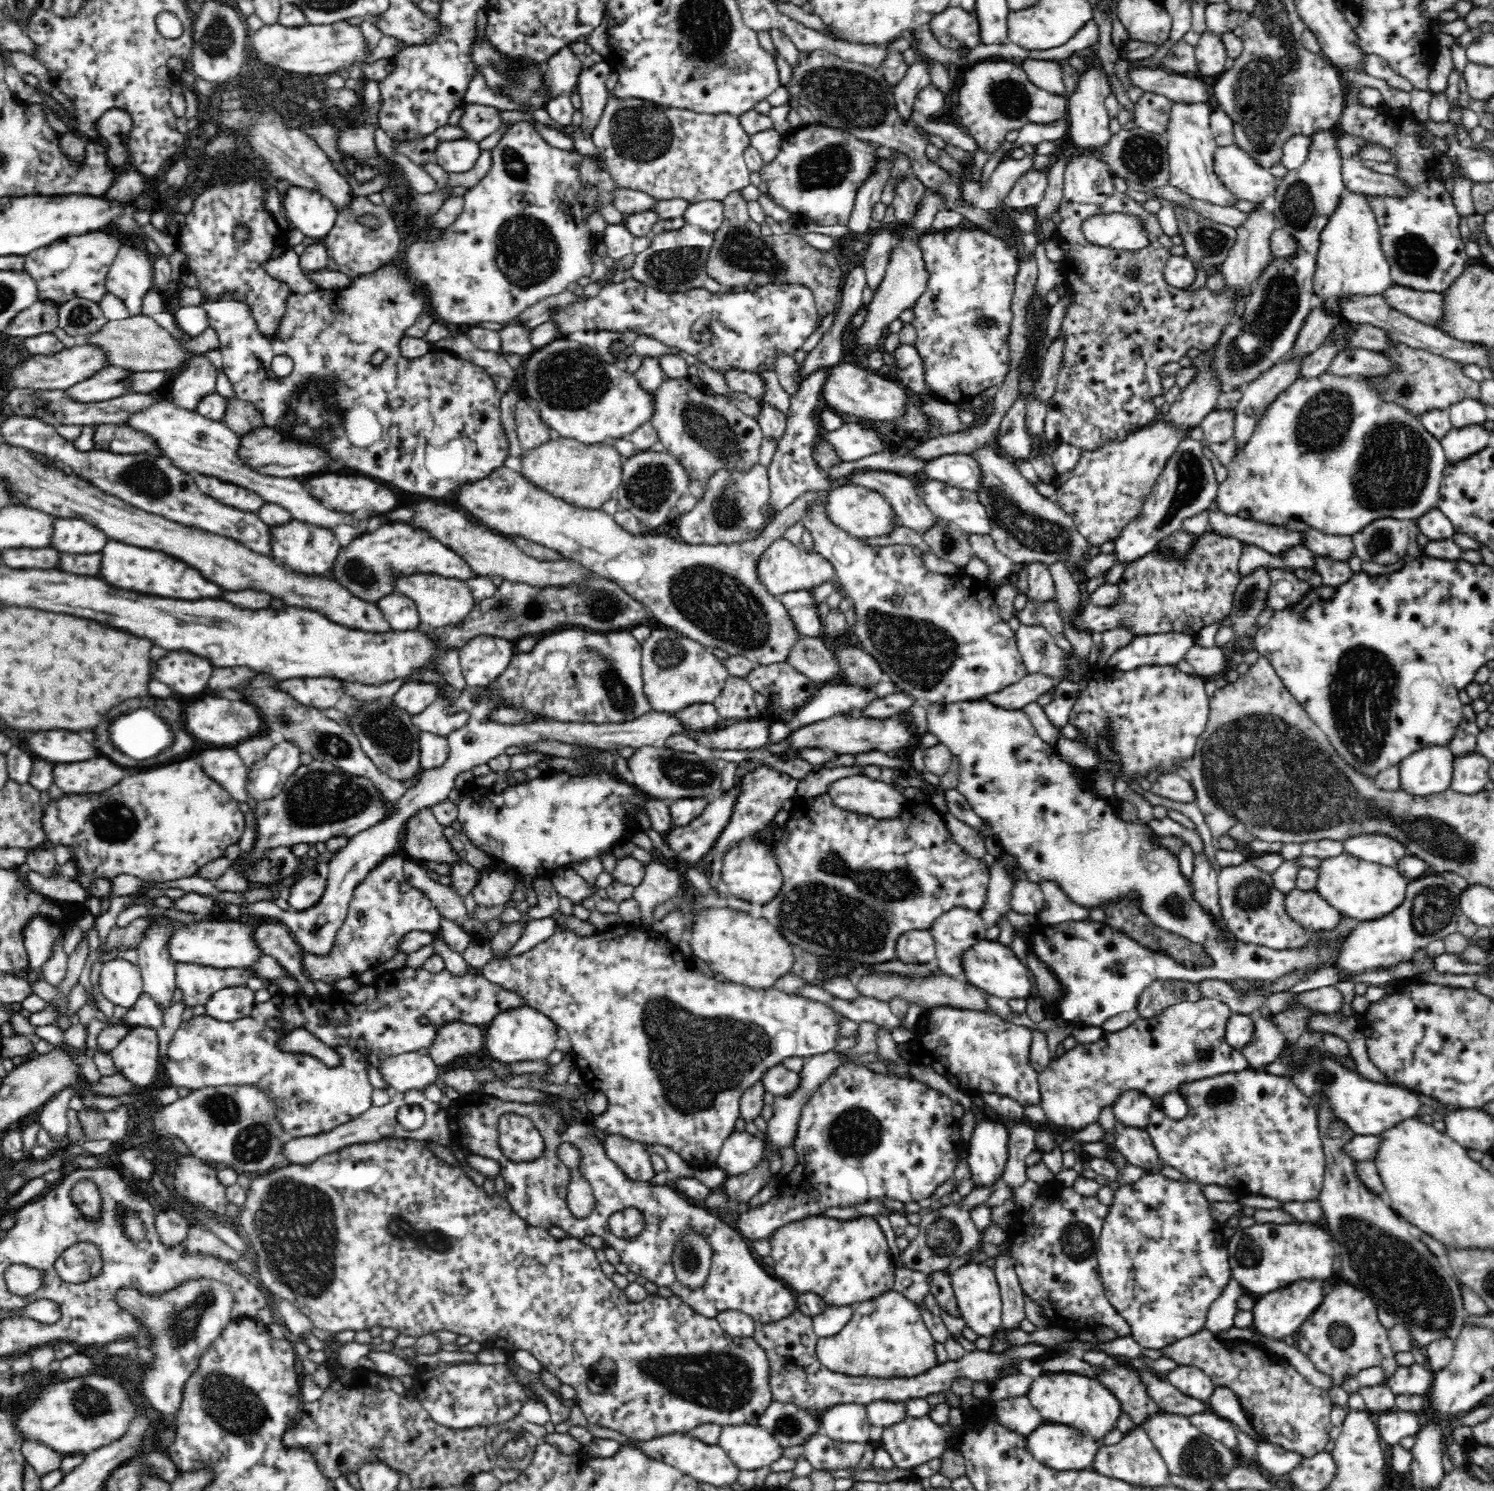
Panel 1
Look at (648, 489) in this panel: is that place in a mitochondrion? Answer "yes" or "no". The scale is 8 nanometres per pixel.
yes

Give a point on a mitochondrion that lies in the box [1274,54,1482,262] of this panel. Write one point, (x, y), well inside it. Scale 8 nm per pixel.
(1297, 203)

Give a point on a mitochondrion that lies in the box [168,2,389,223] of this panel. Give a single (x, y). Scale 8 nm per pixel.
(217, 37)

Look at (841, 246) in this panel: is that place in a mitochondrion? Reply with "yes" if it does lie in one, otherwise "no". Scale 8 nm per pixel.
no

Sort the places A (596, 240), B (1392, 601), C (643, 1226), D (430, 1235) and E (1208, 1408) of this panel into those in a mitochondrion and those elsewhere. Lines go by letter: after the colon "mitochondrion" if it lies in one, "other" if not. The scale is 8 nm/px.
A: other
B: other
C: other
D: mitochondrion
E: other

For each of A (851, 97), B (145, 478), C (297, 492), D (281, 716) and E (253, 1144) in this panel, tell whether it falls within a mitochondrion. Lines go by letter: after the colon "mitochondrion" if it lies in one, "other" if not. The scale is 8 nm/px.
A: mitochondrion
B: mitochondrion
C: other
D: mitochondrion
E: mitochondrion

